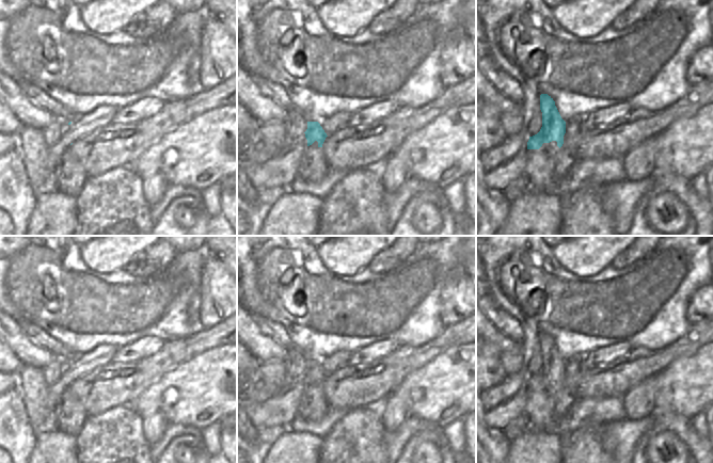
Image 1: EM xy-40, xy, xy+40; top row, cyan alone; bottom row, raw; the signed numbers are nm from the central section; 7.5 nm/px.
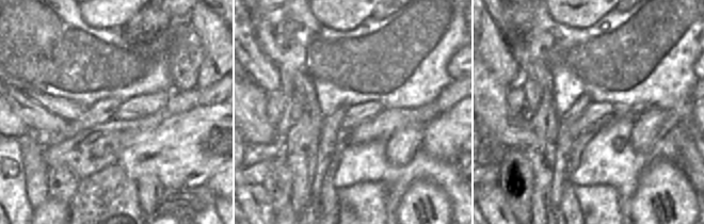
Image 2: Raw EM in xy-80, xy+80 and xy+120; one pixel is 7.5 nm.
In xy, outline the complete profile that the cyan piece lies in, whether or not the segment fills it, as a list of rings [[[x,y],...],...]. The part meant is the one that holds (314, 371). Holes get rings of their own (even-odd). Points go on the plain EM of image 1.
[[[307,361],[307,368],[304,372],[307,385],[315,380],[318,381],[318,385],[303,392],[297,409],[297,416],[306,422],[317,422],[329,410],[322,389],[322,383],[328,374],[318,361]]]

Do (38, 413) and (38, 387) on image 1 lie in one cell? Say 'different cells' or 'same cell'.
same cell

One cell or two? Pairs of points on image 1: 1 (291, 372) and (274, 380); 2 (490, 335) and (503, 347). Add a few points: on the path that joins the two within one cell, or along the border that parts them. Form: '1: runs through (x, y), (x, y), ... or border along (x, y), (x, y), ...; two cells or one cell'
1: border along (284, 364), (286, 381); two cells
2: runs through (493, 337), (500, 344); one cell

